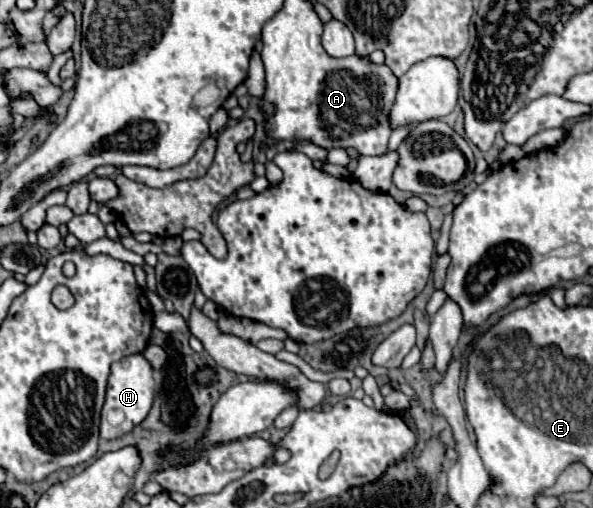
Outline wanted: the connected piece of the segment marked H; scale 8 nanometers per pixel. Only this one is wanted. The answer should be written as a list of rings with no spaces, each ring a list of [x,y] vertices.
[[[129,355],[127,359],[121,359],[119,363],[111,365],[111,375],[107,379],[107,395],[101,411],[101,425],[99,433],[101,439],[117,439],[125,433],[129,433],[135,425],[139,425],[151,405],[153,405],[153,393],[155,393],[155,381],[153,381],[153,369],[149,361],[143,355]]]

